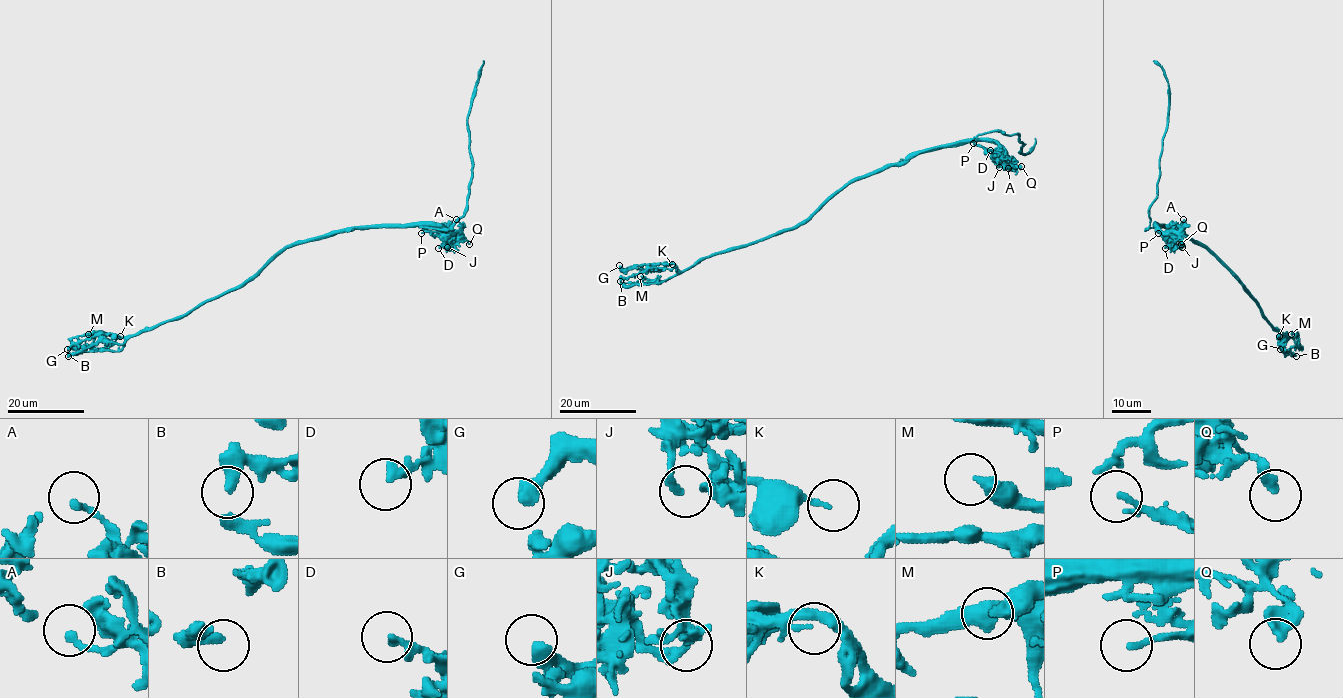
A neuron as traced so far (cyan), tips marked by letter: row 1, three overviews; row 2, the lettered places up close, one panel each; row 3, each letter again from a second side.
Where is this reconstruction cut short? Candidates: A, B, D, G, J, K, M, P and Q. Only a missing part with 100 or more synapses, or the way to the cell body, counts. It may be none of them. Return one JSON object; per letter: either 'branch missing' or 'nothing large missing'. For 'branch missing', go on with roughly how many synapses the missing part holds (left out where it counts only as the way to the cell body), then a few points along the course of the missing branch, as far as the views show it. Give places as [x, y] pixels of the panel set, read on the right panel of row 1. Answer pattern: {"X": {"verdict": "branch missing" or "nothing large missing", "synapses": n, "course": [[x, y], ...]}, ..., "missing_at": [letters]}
{"A": {"verdict": "nothing large missing"}, "B": {"verdict": "nothing large missing"}, "D": {"verdict": "nothing large missing"}, "G": {"verdict": "nothing large missing"}, "J": {"verdict": "nothing large missing"}, "K": {"verdict": "nothing large missing"}, "M": {"verdict": "nothing large missing"}, "P": {"verdict": "nothing large missing"}, "Q": {"verdict": "nothing large missing"}, "missing_at": []}

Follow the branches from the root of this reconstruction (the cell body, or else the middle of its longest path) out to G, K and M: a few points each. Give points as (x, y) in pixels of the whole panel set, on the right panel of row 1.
G: (1188, 236), (1202, 244), (1257, 302), (1262, 315), (1285, 337), (1278, 343), (1284, 336), (1280, 349)
K: (1188, 236), (1202, 244), (1242, 284), (1257, 302), (1262, 315), (1285, 337), (1280, 343), (1286, 334), (1279, 336)
M: (1188, 236), (1202, 244), (1242, 284), (1274, 327), (1287, 337), (1294, 337), (1295, 332), (1291, 334)

